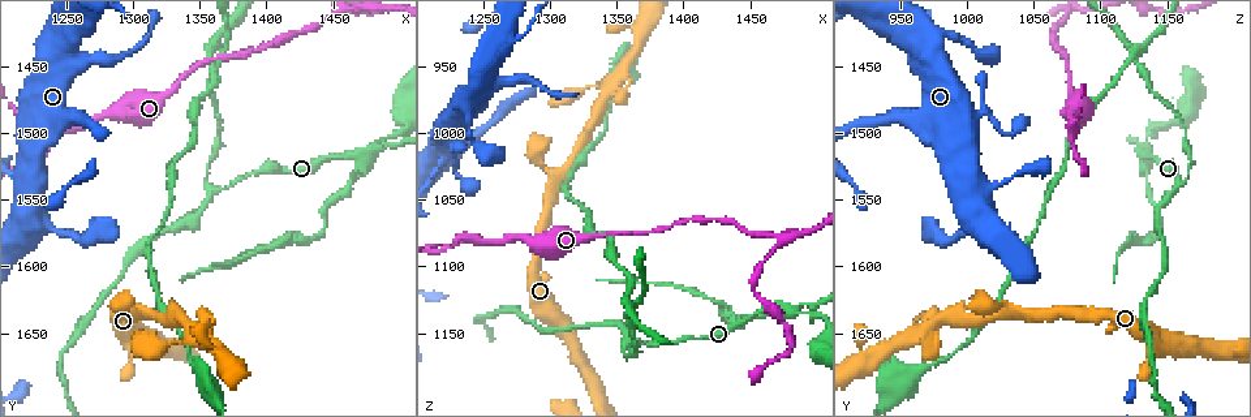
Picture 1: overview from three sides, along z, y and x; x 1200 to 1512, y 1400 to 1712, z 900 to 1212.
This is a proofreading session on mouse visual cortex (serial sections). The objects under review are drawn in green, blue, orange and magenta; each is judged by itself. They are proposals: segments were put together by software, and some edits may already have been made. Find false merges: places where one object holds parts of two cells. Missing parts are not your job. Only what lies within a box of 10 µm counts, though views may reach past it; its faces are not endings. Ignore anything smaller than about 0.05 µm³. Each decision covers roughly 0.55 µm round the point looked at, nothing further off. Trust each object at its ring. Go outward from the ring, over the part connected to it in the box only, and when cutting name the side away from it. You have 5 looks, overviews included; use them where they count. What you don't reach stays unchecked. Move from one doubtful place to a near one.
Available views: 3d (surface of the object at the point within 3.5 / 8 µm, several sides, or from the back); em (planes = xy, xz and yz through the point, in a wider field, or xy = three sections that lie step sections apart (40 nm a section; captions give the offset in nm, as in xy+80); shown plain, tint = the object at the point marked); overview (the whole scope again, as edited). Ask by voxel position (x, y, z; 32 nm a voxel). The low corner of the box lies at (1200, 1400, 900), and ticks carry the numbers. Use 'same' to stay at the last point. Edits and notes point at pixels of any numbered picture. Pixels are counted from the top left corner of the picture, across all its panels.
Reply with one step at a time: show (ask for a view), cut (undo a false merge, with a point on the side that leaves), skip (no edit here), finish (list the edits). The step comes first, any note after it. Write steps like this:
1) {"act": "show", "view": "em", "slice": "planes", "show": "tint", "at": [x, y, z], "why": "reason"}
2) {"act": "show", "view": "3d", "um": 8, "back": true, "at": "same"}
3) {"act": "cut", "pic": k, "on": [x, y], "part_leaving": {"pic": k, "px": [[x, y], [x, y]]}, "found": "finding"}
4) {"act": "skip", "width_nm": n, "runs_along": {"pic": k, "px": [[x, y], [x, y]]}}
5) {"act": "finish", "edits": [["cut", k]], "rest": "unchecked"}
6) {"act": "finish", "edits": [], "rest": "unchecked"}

{"act": "show", "view": "3d", "um": 3.5, "back": true, "at": [1364, 1542, 1156]}

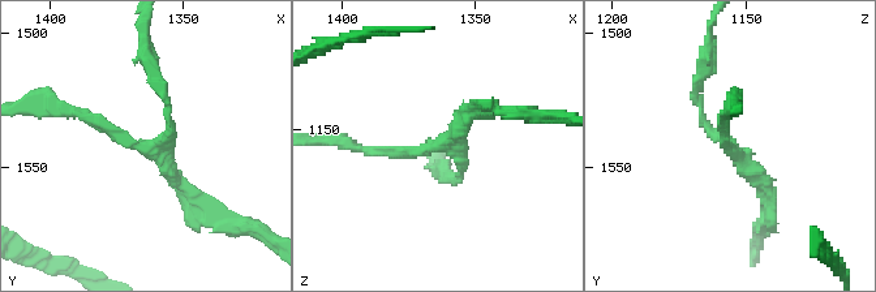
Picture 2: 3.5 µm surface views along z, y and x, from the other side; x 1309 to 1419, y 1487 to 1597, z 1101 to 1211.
{"act": "show", "view": "em", "slice": "xy", "step": 1, "show": "tint", "at": [1362, 1542, 1155]}

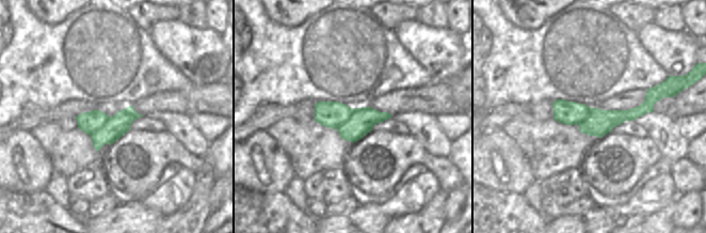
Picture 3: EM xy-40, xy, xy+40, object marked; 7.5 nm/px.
{"act": "cut", "pic": 2, "on": [699, 102], "width_nm": 240, "part_leaving": {"pic": 2, "px": [[717, 133], [694, 101], [707, 37]]}, "found": "two cells meet here"}

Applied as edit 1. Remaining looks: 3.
{"act": "show", "view": "overview"}

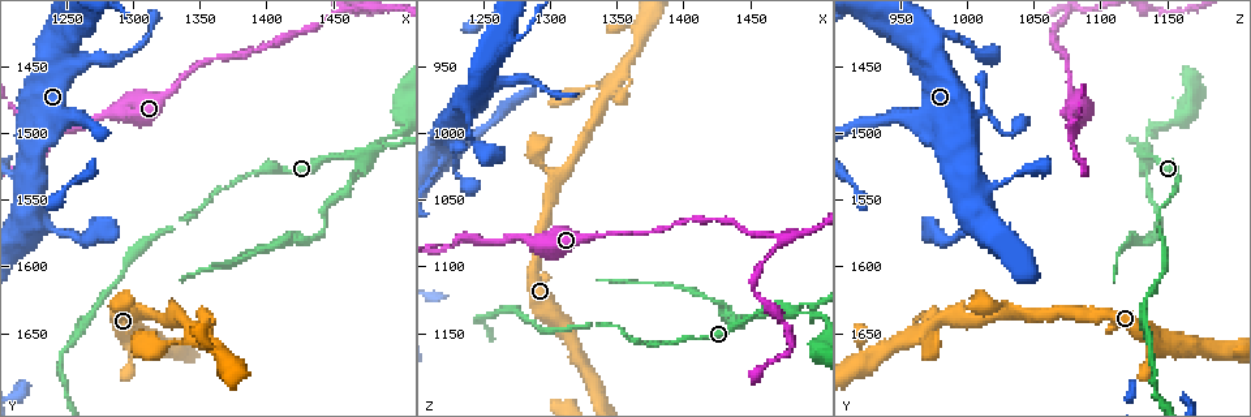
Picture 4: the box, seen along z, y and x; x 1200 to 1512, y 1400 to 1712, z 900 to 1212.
{"act": "show", "view": "3d", "um": 3.5, "at": [1244, 1500, 1078]}

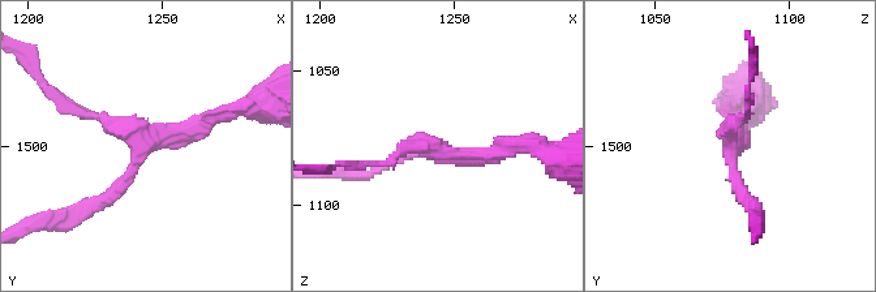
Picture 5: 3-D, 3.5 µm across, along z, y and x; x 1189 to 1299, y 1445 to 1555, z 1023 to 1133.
{"act": "show", "view": "em", "slice": "xy", "step": 2, "show": "tint", "at": [1243, 1500, 1080], "arms": 3, "arm_widths_nm": [100, 150, 200]}

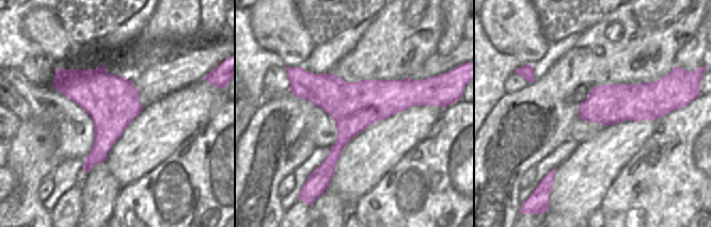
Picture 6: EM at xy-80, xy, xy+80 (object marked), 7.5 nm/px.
{"act": "skip", "found": "all the same cell"}

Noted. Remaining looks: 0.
{"act": "finish", "edits": [["cut", 2]], "rest": "unchecked"}

